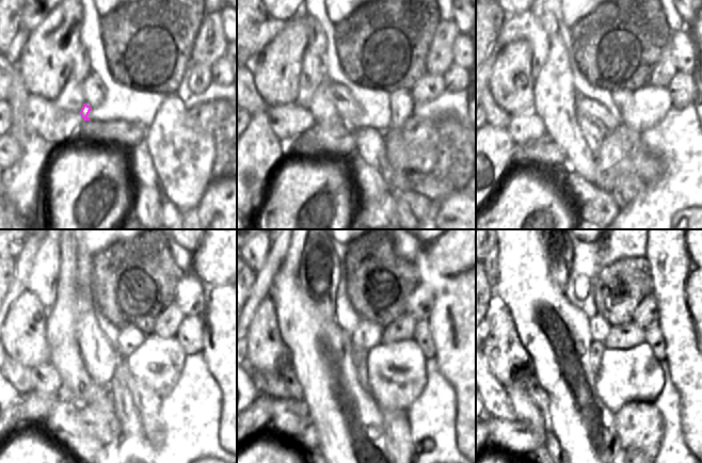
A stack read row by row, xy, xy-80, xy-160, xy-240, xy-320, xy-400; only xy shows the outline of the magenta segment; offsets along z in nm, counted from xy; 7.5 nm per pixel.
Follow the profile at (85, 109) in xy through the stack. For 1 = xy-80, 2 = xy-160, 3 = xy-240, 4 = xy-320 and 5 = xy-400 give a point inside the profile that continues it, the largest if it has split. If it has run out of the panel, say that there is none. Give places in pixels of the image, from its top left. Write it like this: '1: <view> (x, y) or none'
1: xy-80 (321, 107)
2: xy-160 (554, 96)
3: xy-240 (78, 385)
4: xy-320 (312, 264)
5: xy-400 (552, 251)

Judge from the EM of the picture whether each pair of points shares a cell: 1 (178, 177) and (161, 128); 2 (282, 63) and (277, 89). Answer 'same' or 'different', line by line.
1: same
2: same

